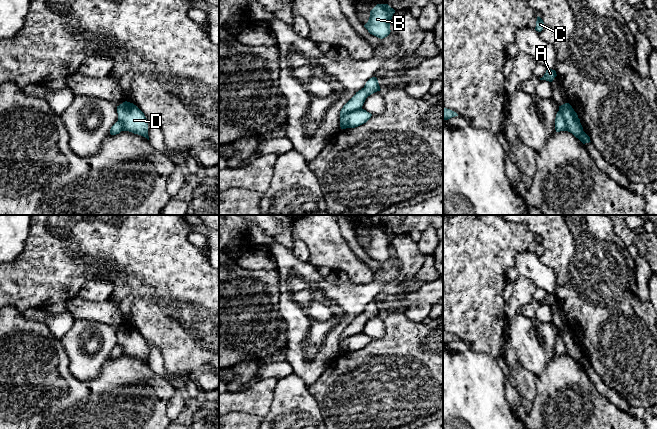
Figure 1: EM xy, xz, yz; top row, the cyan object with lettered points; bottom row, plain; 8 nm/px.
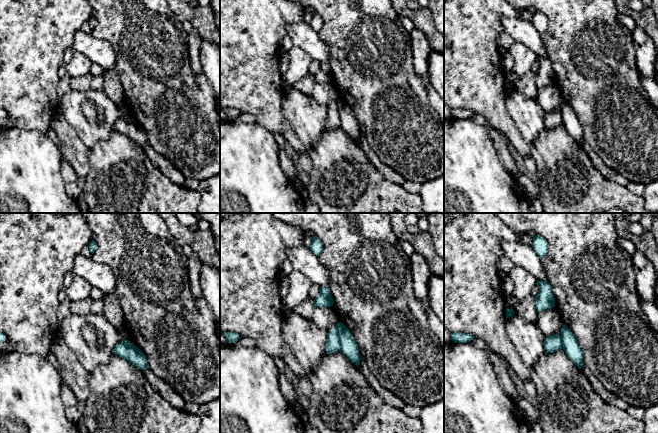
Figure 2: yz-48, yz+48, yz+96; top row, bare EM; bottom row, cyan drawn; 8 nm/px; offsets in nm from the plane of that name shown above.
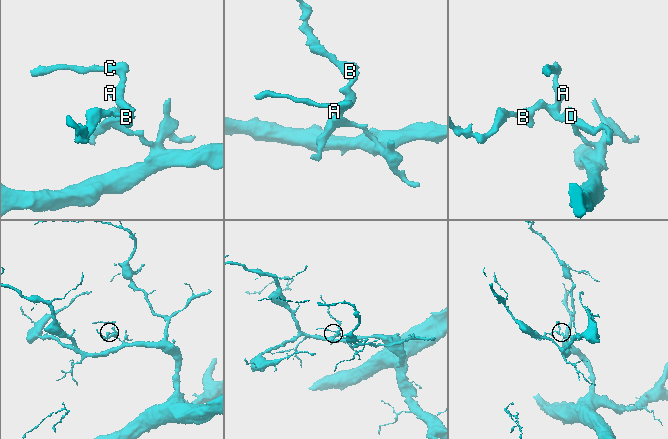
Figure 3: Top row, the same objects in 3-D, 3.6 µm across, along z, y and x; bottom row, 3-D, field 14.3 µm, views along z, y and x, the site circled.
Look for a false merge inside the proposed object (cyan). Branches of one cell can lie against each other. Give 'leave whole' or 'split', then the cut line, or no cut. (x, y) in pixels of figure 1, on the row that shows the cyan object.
split; cut xz (361, 107), (347, 112), (340, 119)

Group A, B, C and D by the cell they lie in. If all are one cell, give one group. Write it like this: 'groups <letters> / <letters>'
groups A B C / D

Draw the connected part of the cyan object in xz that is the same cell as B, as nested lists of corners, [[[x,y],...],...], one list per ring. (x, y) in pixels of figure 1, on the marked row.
[[[377,4],[371,11],[368,22],[364,27],[368,32],[380,39],[387,37],[390,30],[390,23],[395,10],[388,4]]]

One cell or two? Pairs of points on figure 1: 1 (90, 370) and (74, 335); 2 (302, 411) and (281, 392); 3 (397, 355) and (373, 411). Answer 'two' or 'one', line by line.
1: one
2: one
3: one

